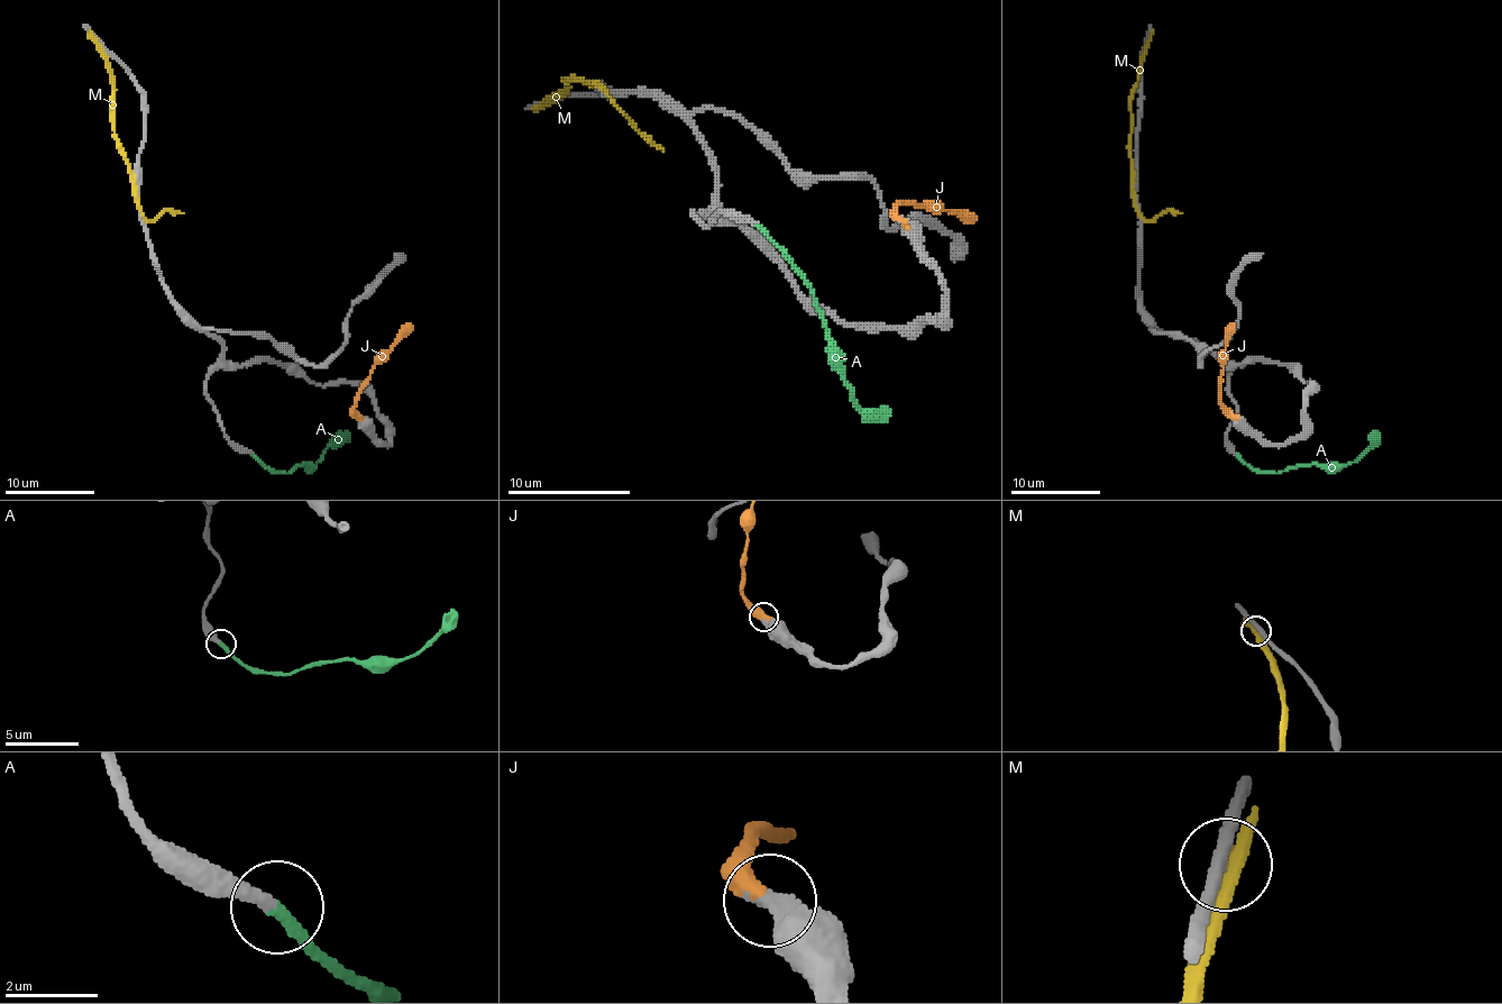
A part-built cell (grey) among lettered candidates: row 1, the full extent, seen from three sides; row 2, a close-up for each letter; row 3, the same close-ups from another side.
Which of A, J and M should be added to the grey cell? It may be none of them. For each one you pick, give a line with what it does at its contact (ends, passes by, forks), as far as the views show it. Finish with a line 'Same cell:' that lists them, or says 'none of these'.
A: it ends
Same cell: A

